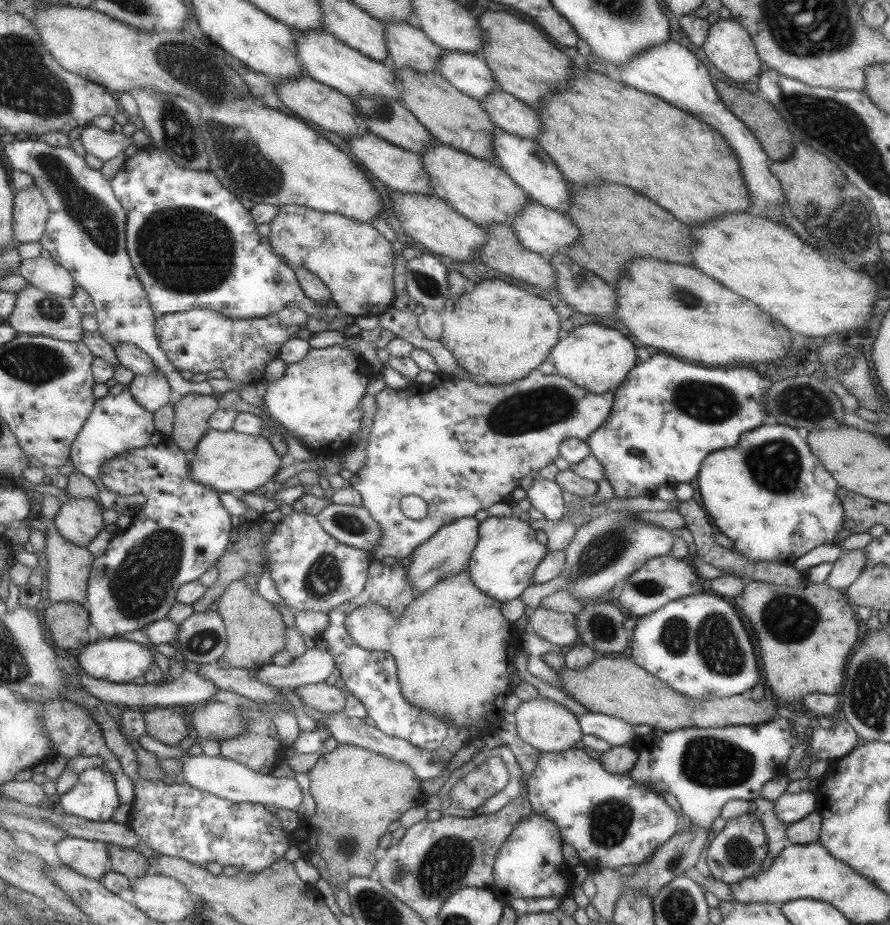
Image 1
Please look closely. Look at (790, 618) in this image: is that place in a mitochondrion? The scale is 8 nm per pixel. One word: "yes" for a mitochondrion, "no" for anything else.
yes

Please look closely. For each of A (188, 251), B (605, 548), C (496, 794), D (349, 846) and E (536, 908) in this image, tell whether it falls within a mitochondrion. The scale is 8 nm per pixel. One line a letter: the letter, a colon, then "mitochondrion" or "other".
A: mitochondrion
B: mitochondrion
C: other
D: mitochondrion
E: other

